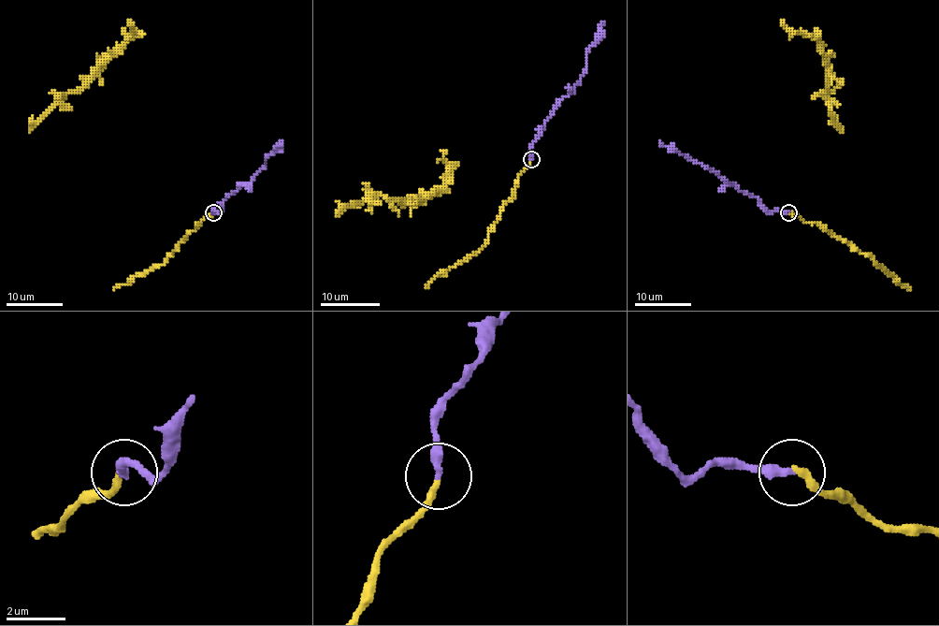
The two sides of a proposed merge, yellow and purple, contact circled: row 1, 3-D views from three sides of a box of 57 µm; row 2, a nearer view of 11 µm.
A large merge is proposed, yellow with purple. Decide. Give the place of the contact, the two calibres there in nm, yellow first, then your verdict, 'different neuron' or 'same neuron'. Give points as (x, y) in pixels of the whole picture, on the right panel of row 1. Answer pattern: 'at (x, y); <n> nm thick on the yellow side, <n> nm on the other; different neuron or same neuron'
at (788, 212); 240 nm thick on the yellow side, 320 nm on the other; same neuron

